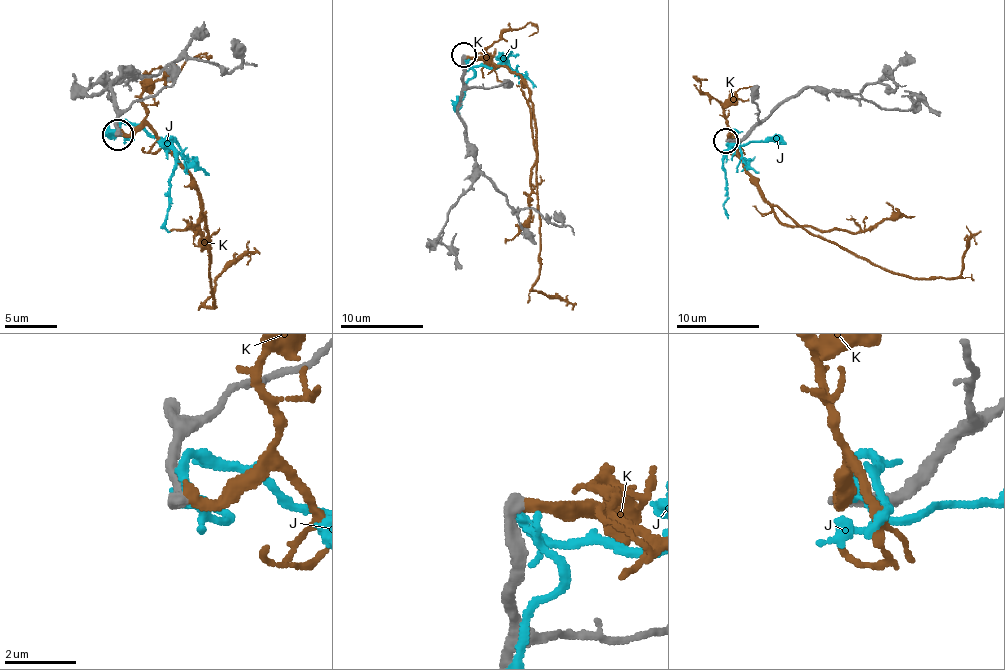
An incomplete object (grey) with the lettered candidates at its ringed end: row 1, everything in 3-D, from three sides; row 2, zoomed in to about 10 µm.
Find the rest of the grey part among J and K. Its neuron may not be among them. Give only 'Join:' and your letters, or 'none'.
Join: none

